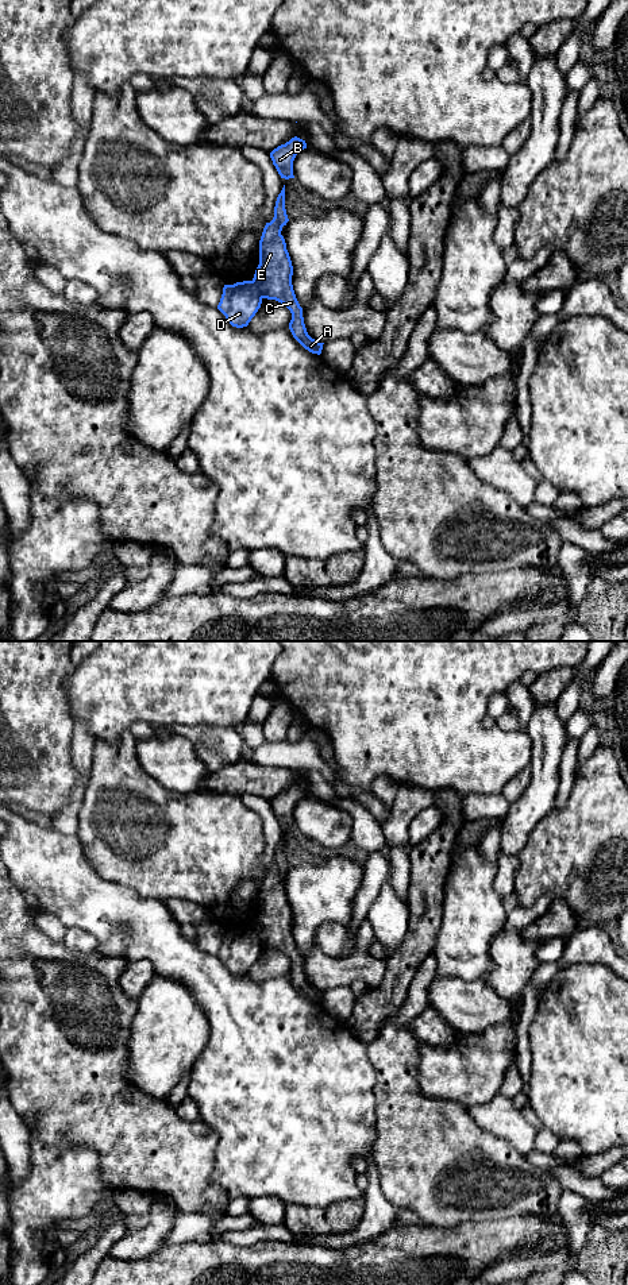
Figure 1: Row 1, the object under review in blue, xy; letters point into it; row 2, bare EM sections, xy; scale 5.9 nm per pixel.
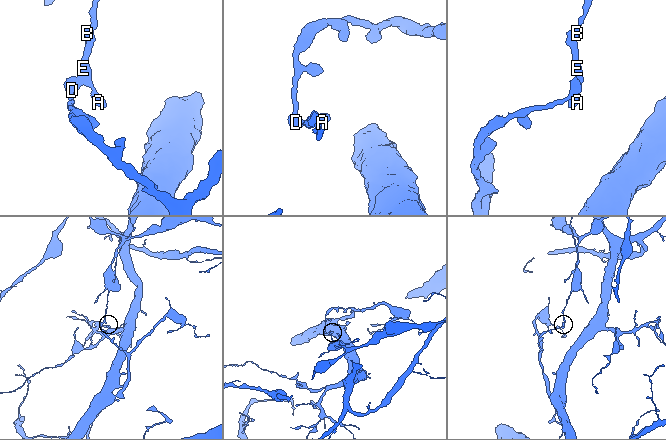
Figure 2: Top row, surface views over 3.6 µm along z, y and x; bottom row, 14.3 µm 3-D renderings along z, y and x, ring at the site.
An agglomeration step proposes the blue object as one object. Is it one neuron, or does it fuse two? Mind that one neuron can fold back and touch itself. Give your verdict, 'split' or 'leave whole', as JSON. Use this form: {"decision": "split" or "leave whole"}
{"decision": "split"}

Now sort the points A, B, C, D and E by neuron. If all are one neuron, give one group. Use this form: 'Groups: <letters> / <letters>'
Groups: A B C E / D

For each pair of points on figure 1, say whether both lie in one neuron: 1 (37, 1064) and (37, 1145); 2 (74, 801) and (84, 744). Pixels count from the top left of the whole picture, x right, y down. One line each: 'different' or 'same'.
1: different
2: same

